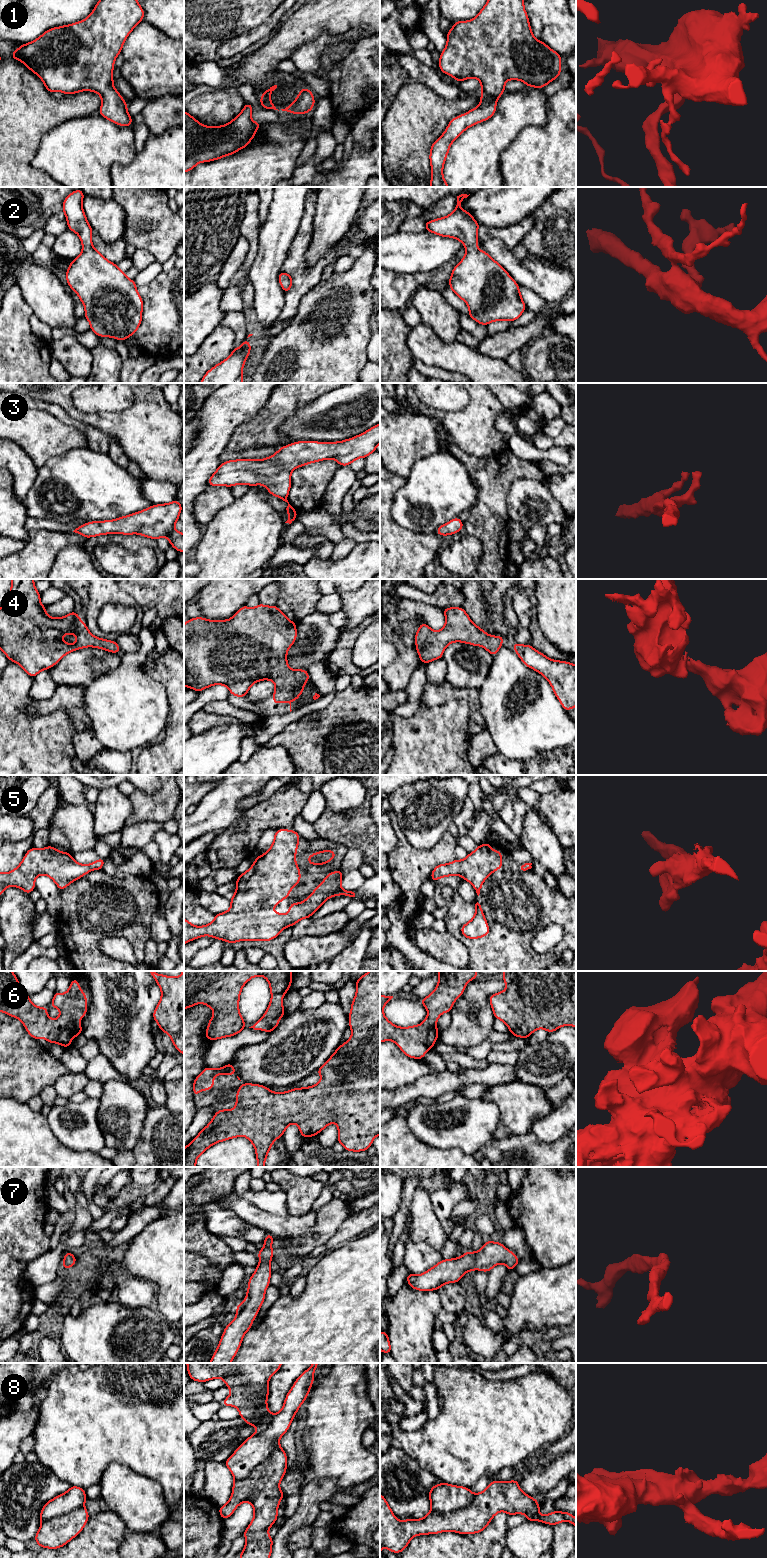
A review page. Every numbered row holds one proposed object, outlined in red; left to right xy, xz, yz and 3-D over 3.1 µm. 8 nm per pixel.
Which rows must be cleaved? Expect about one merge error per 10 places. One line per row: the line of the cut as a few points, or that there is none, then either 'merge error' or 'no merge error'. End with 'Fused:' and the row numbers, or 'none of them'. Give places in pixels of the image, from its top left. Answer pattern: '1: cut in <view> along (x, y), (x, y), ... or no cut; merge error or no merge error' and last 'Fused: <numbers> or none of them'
1: no cut; no merge error
2: no cut; no merge error
3: no cut; no merge error
4: no cut; no merge error
5: no cut; no merge error
6: no cut; no merge error
7: no cut; no merge error
8: no cut; no merge error
Fused: none of them

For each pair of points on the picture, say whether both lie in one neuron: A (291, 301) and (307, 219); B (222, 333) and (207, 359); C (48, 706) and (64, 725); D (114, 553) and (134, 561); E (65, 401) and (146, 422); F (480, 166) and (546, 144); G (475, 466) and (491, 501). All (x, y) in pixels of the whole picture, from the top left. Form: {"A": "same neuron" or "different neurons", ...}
{"A": "same neuron", "B": "same neuron", "C": "different neurons", "D": "same neuron", "E": "same neuron", "F": "different neurons", "G": "same neuron"}

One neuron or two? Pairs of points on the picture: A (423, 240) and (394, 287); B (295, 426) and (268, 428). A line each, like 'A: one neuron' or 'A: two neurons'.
A: two neurons
B: two neurons

